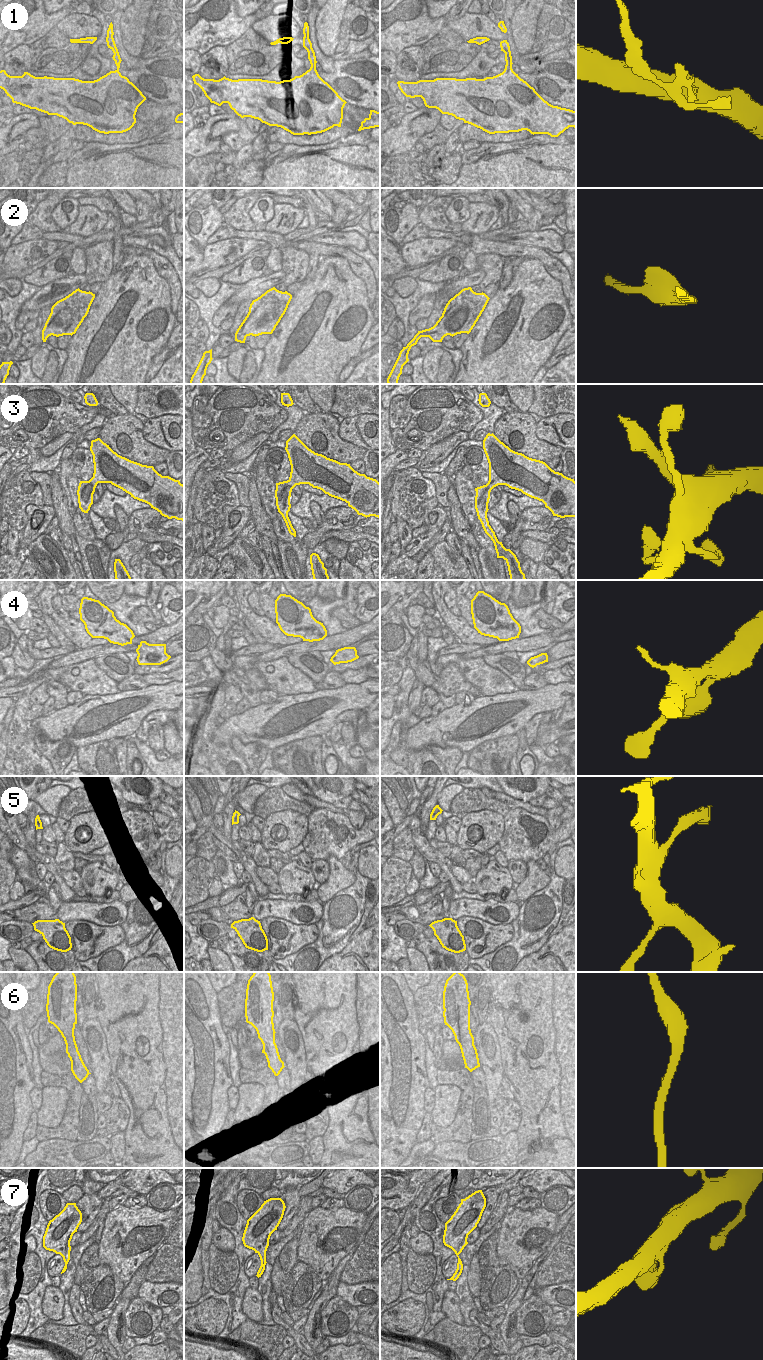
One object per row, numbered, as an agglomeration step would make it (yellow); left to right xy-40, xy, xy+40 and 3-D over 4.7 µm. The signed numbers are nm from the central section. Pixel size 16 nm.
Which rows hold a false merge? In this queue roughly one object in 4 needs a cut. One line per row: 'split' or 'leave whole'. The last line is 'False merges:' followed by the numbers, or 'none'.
1: split
2: split
3: leave whole
4: leave whole
5: leave whole
6: leave whole
7: leave whole
False merges: 1, 2

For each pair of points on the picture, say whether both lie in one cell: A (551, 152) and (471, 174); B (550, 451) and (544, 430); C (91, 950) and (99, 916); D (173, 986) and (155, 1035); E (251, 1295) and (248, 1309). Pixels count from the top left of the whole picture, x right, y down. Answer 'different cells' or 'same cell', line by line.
A: same cell
B: different cells
C: different cells
D: same cell
E: same cell

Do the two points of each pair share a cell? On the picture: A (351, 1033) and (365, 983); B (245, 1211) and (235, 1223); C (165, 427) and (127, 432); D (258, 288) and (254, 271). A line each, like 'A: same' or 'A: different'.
A: same
B: different
C: different
D: different

